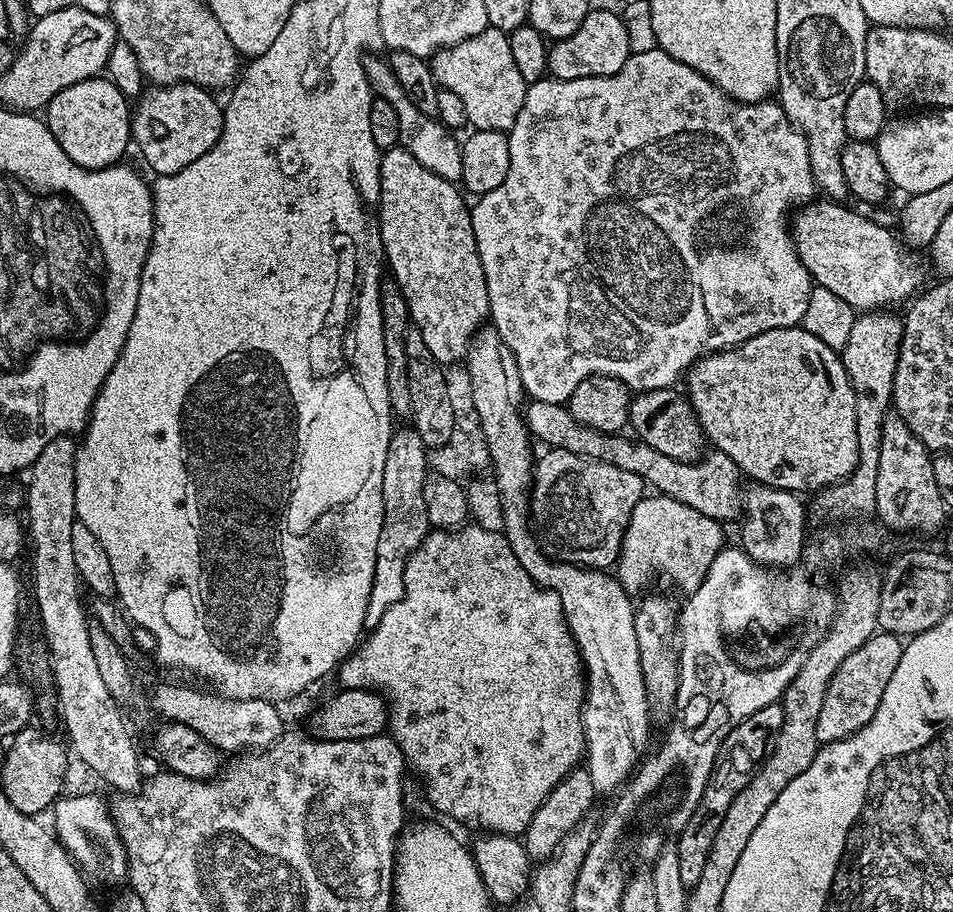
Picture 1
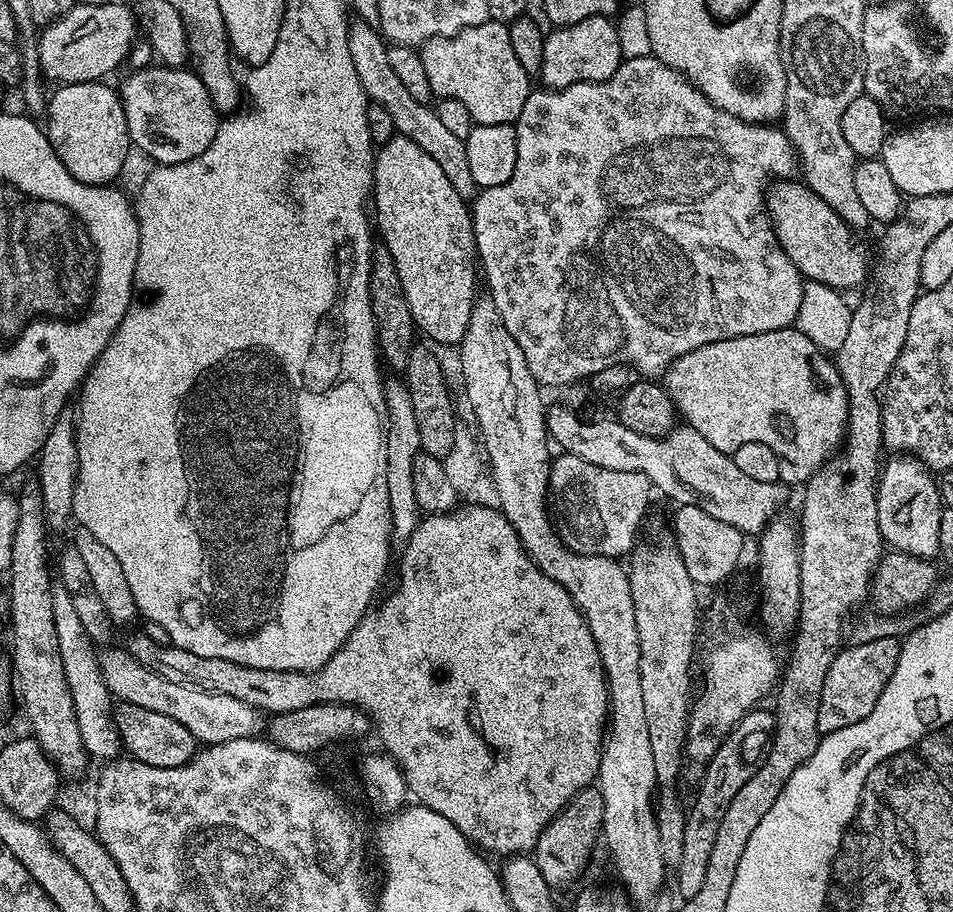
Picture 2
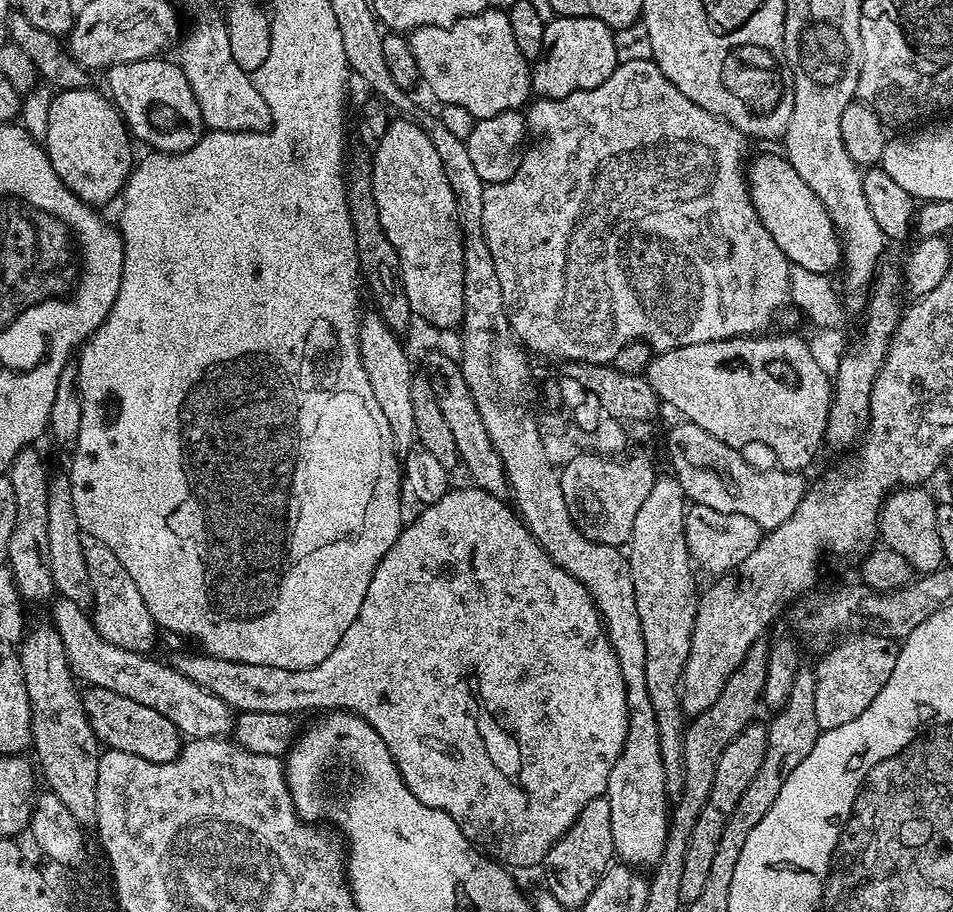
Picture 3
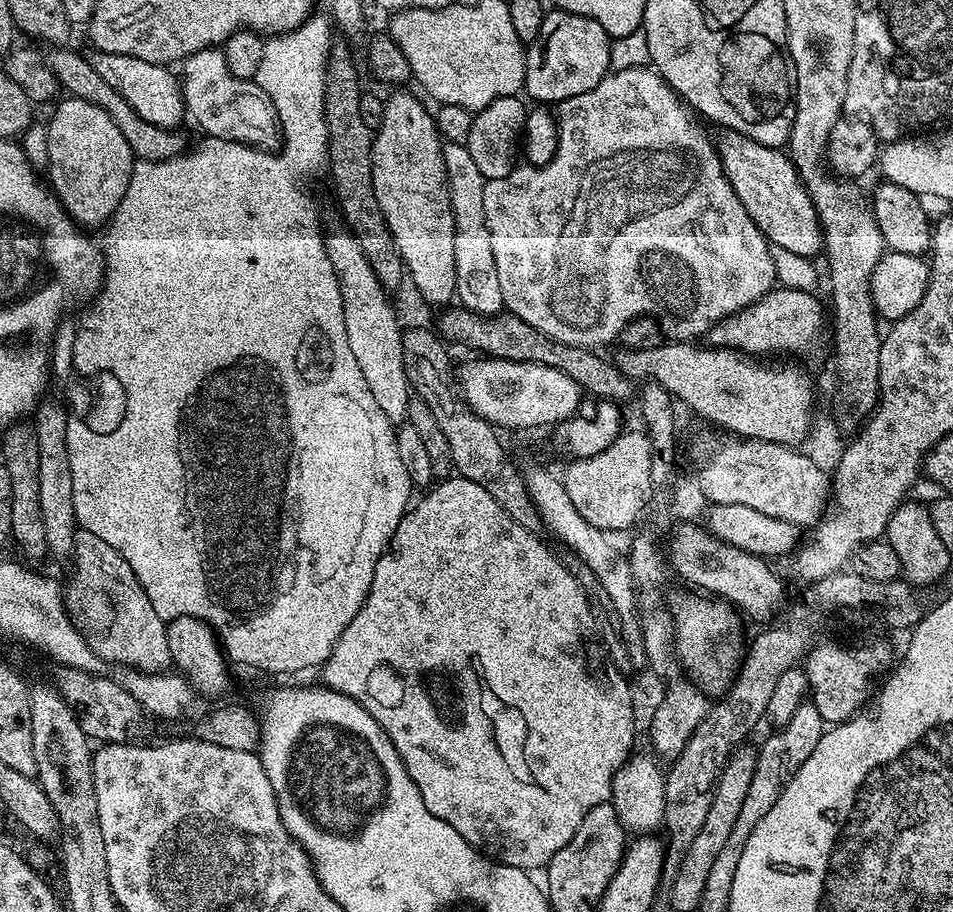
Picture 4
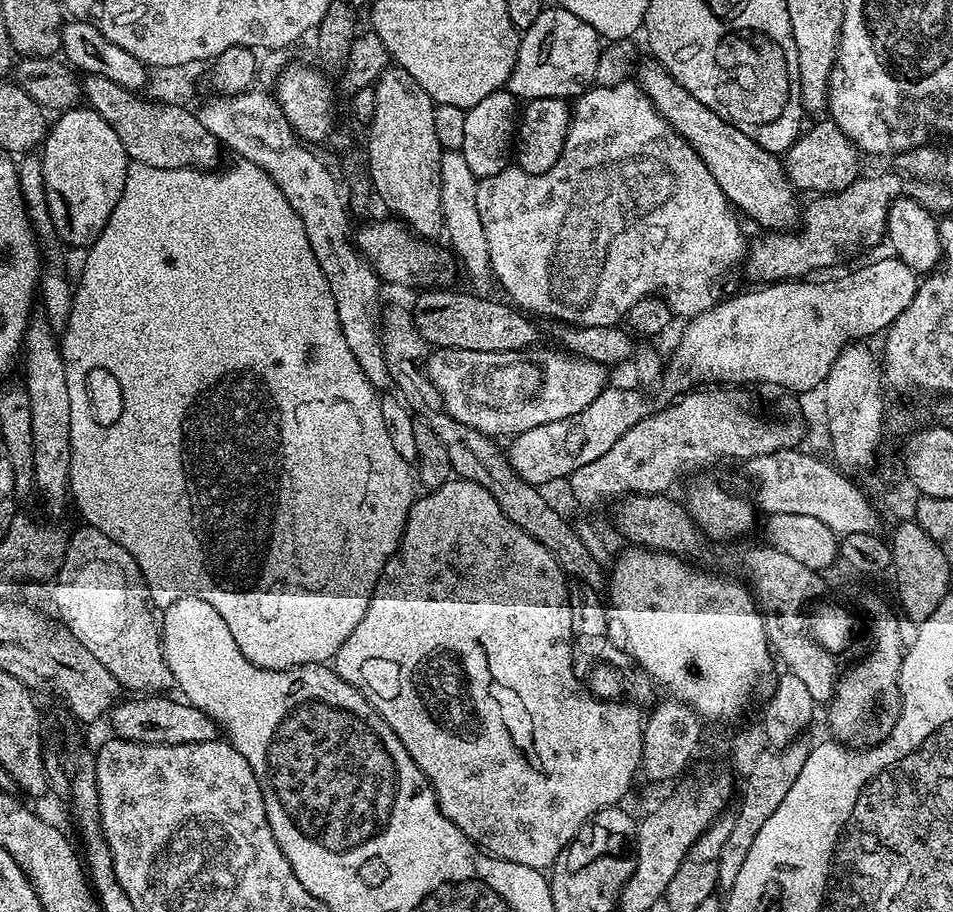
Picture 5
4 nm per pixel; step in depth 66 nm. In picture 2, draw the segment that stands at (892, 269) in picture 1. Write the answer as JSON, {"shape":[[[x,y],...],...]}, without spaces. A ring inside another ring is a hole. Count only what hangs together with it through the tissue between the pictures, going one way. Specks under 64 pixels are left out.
{"shape":[[[796,178],[777,179],[766,193],[766,203],[778,242],[786,258],[794,262],[805,281],[813,280],[831,288],[849,290],[848,288],[856,287],[859,289],[869,279],[870,260],[868,264],[868,256],[864,253],[863,246],[856,241],[857,233],[838,214],[834,214],[834,210],[830,210],[830,206],[826,206],[826,202],[822,202],[822,198],[818,198],[818,194],[814,194],[814,190],[810,190],[807,184]]]}

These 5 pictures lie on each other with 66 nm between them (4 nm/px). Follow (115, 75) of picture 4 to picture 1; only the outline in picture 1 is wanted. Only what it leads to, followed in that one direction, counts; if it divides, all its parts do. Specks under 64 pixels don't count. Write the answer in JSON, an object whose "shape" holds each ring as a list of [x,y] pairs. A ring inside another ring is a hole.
{"shape":[[[169,84],[167,86],[152,86],[149,87],[149,92],[141,98],[140,101],[135,101],[134,111],[132,112],[132,134],[131,139],[140,147],[140,152],[144,155],[144,160],[153,168],[153,173],[156,176],[165,176],[166,174],[178,174],[178,170],[186,170],[186,166],[190,166],[190,162],[194,162],[197,158],[202,158],[202,154],[209,152],[218,142],[218,138],[224,133],[224,110],[221,101],[216,101],[211,91],[207,88],[199,88],[197,84]]]}

